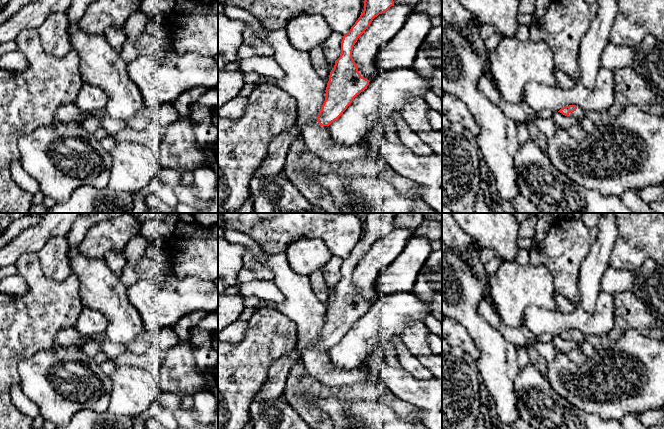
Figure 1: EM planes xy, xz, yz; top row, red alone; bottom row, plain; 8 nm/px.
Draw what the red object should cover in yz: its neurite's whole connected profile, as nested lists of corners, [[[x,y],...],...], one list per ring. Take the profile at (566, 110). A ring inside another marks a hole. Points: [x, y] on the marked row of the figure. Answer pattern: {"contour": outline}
{"contour": [[[576,105],[565,106],[561,108],[558,112],[562,113],[565,116],[572,116],[578,119],[581,119],[585,115],[585,112]]]}

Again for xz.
{"contour": [[[365,0],[364,10],[350,31],[343,36],[341,55],[335,61],[326,87],[326,97],[319,114],[312,119],[312,124],[329,126],[337,120],[354,98],[369,85],[369,80],[362,77],[352,58],[352,51],[358,38],[370,26],[379,14],[394,5],[393,0]]]}

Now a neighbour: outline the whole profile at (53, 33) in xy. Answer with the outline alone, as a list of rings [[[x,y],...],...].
[[[55,12],[48,15],[37,28],[41,46],[46,53],[63,57],[70,51],[68,25],[67,13]]]

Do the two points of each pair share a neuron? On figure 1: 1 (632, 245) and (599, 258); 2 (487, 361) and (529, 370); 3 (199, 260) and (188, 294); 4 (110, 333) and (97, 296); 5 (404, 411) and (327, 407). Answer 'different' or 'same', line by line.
1: different
2: different
3: different
4: same
5: different

